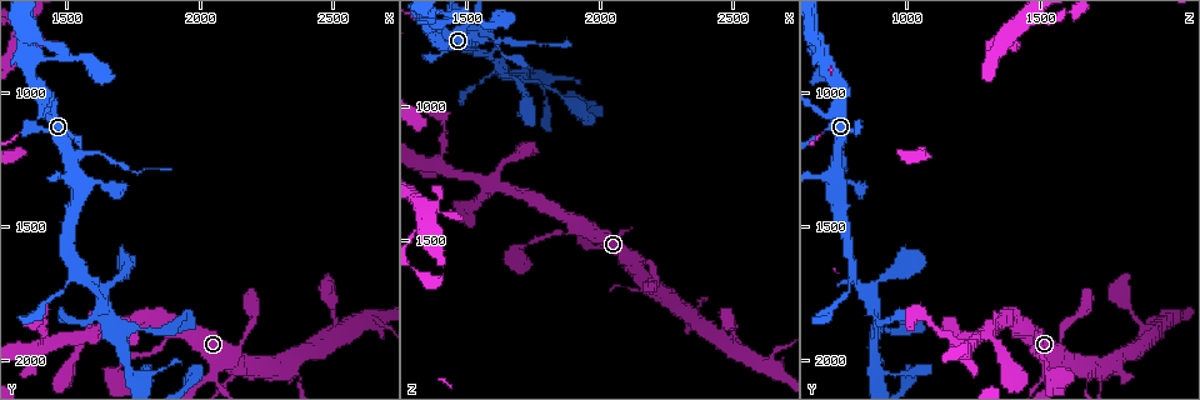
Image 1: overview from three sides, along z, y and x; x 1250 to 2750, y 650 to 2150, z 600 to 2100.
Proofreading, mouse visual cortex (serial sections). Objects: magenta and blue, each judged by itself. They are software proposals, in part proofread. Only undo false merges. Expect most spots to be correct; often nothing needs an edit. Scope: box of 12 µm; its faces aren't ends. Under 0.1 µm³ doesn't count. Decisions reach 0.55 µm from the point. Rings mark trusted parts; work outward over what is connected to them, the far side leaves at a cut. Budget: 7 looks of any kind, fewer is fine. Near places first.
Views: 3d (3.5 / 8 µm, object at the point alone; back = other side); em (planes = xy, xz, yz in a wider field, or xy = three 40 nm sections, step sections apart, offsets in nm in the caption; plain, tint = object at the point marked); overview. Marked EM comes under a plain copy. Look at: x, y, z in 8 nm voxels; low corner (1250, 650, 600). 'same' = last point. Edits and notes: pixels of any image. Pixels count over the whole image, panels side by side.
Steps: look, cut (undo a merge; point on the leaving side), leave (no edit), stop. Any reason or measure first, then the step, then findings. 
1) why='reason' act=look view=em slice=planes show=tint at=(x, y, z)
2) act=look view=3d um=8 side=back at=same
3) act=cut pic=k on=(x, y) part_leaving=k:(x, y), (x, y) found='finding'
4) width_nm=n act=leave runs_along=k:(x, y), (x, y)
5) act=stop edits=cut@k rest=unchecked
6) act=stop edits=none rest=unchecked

why='sudden change in width' act=look view=3d um=3.5 at=(1540, 1670, 810)

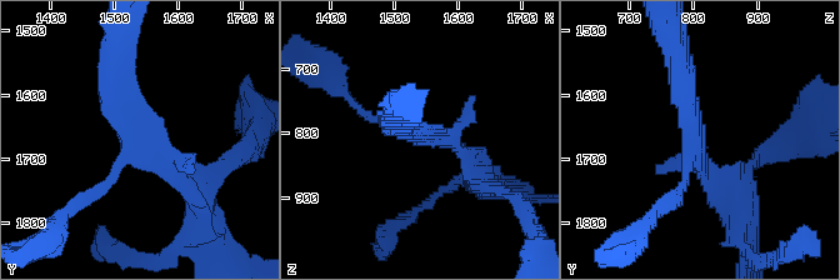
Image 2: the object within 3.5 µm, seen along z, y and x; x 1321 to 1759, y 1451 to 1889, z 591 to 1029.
why='now the EM' act=look view=em slice=xy step=2 show=tint at=(1545, 1675, 800)

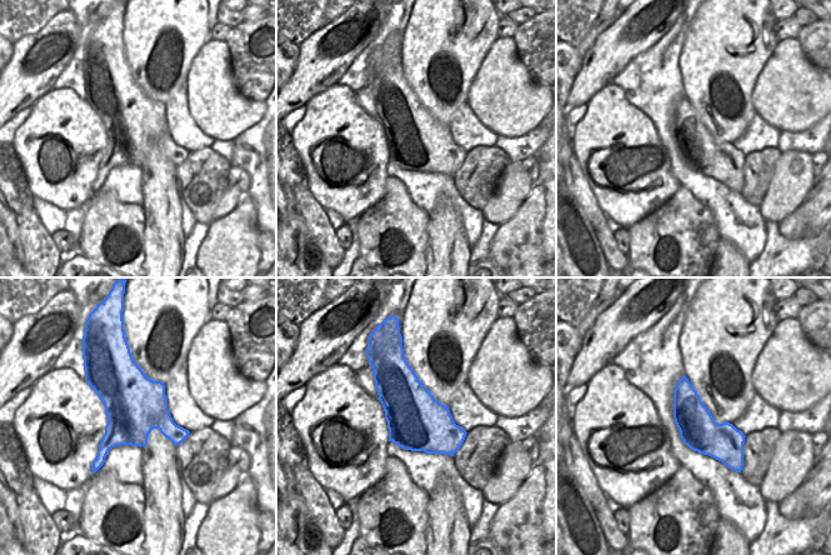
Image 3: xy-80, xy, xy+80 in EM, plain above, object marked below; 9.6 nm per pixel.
act=leave found='continuous, no second cell'

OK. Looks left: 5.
why='three arms meet' act=look view=3d um=3.5 at=(2030, 2080, 1520)

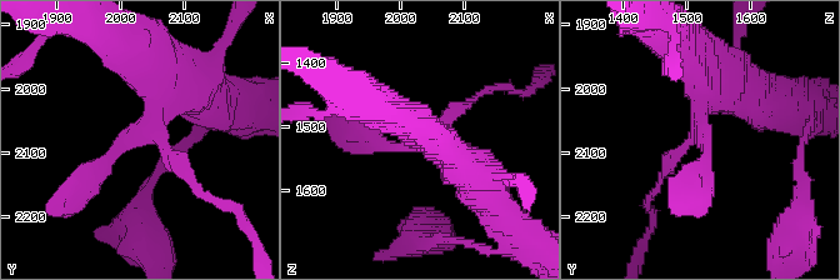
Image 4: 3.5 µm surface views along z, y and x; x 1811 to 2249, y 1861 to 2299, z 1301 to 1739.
arms=3 arm_widths_nm=150,250,450 why='need the tissue' act=look view=em slice=xy step=1 show=tint at=(2030, 2065, 1525)

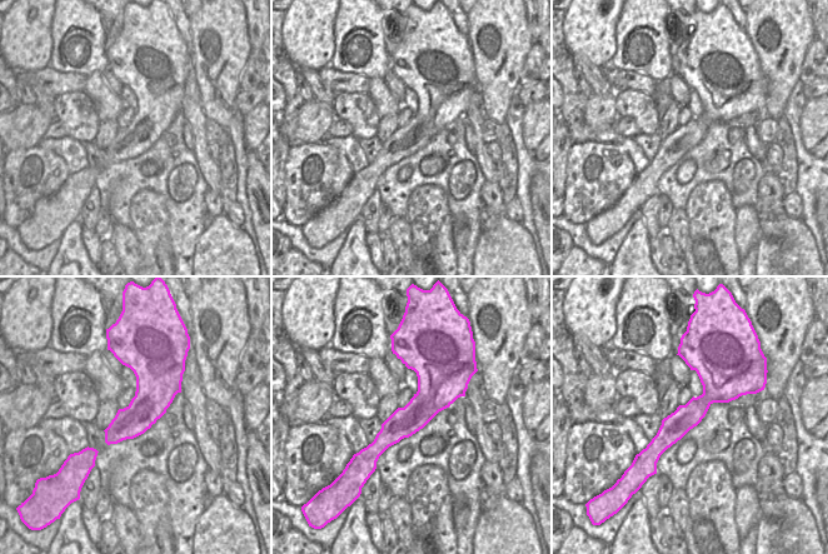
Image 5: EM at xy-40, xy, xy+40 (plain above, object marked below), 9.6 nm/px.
act=cut pic=4 on=(183, 170) part_leaving=4:(160, 144), (188, 179), (199, 183) found='a second cell is stuck on'

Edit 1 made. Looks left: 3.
why='redraw' act=look view=overview

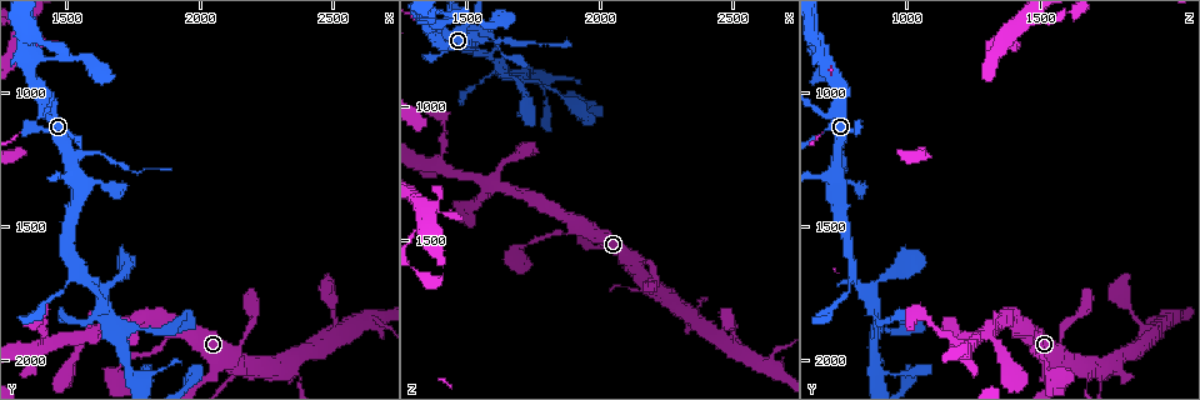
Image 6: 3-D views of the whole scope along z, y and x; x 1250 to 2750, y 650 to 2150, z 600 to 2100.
why='thick turns thin' act=look view=3d um=8 at=(2350, 2040, 1770)

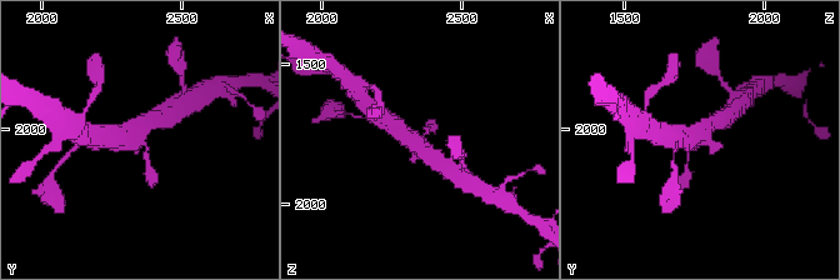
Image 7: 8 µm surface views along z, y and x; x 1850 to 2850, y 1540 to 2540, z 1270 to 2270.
why='now the EM' act=look view=em slice=xy step=2 show=tint at=(2360, 2050, 1770)

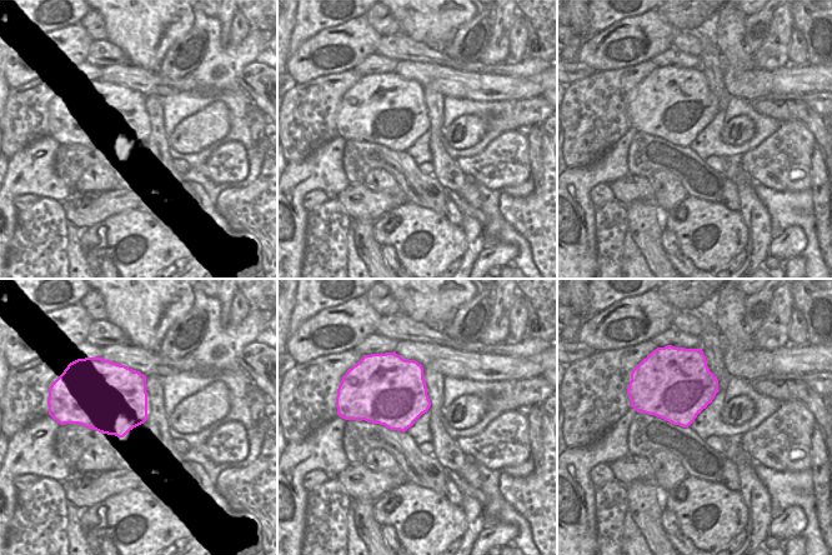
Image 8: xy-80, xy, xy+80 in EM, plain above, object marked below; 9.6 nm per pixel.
act=leave found='one cell here'

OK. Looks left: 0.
act=stop edits=cut@4 rest=unchecked

